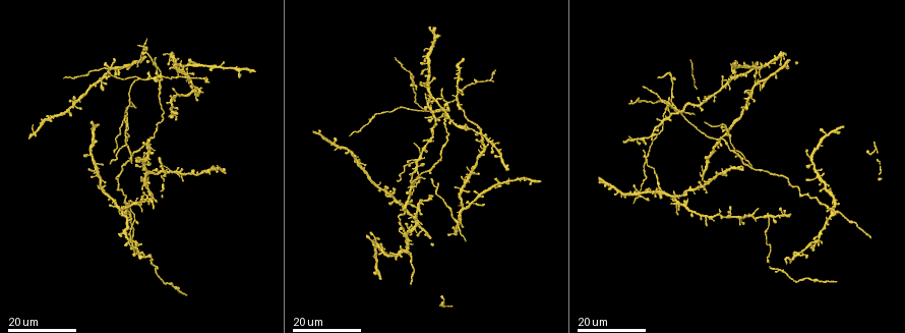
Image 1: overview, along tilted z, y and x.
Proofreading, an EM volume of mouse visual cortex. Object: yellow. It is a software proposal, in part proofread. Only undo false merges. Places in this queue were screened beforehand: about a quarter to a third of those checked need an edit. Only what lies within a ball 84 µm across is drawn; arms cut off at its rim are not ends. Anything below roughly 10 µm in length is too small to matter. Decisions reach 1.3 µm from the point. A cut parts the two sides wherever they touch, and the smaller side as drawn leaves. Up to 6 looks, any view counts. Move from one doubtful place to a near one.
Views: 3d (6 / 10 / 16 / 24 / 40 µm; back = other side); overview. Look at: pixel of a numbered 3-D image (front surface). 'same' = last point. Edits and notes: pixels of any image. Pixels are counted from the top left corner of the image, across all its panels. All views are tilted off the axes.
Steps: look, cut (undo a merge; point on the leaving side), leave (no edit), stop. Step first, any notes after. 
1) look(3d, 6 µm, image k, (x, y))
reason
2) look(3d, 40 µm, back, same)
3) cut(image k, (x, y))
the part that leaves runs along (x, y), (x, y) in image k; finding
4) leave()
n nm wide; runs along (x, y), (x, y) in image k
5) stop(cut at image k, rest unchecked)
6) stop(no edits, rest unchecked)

look(3d, 24 µm, image 1, (410, 257))
looks like a crossing

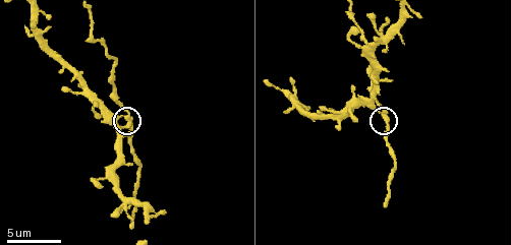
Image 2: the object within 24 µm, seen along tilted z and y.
look(3d, 10 µm, image 2, (126, 117))

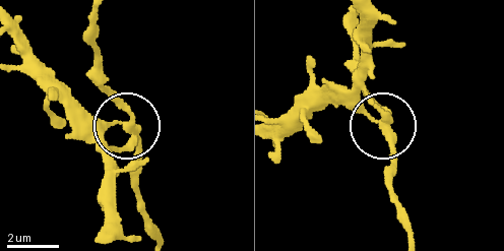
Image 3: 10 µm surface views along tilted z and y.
leave()
280 nm wide; runs along (96, 19), (98, 71), (138, 149), (139, 183) in image 3; continuous, no second cell

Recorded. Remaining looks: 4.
look(3d, 16 µm, image 1, (767, 219))
four-way junction

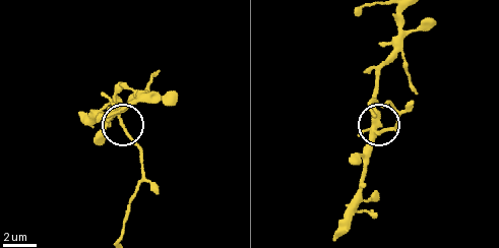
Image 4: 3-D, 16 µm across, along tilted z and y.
look(3d, 6 µm, image 4, (377, 131))

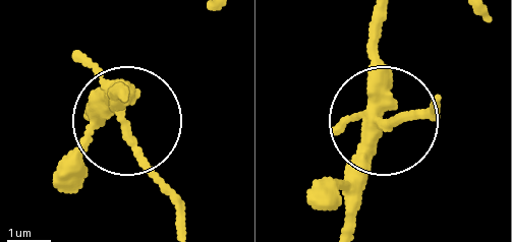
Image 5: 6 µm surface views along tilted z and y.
look(3d, 6 µm, back, image 5, (381, 123))

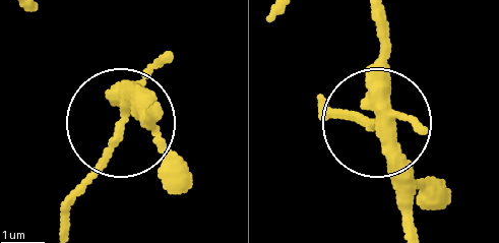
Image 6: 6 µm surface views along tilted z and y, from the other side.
cut(image 6, (142, 98))
4 arms; two cells meet here

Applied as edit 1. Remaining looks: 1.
look(3d, 16 µm, image 2, (117, 62))
calibre changes

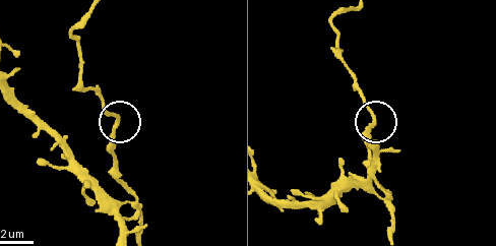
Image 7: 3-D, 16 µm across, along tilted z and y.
leave()
220 nm wide; all the same cell

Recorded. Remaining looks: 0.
stop(cut at image 6, rest unchecked)

